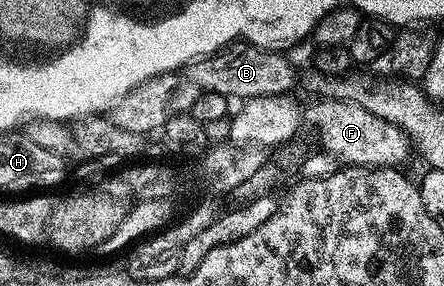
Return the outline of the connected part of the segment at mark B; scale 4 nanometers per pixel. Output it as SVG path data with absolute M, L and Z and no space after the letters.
M230 44L216 54L199 58L188 67L187 73L196 84L198 91L219 92L231 100L258 98L261 95L271 96L285 94L295 86L293 66L284 53L275 50L263 50L260 46L248 44Z

